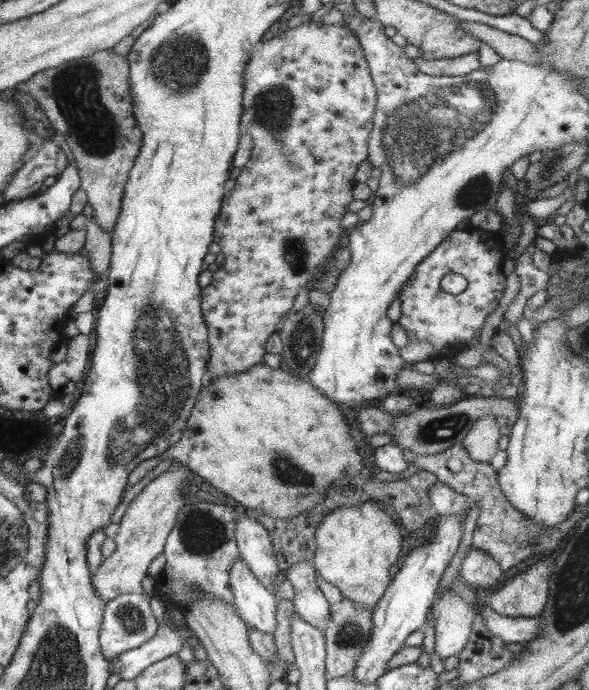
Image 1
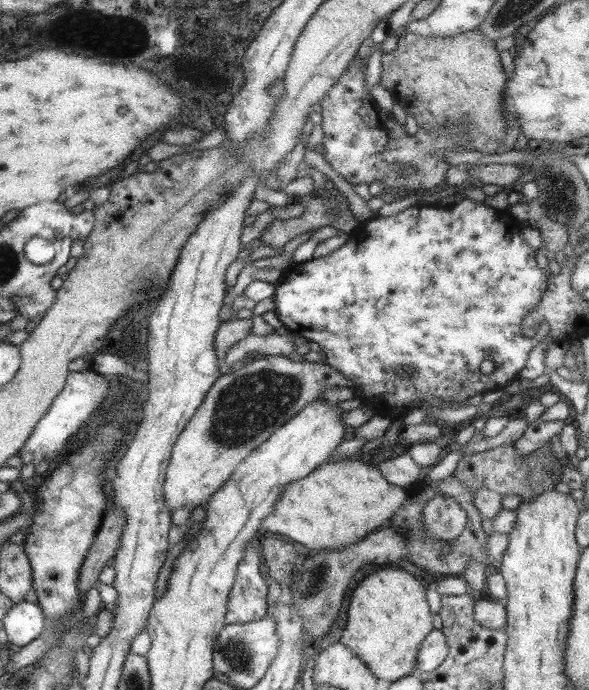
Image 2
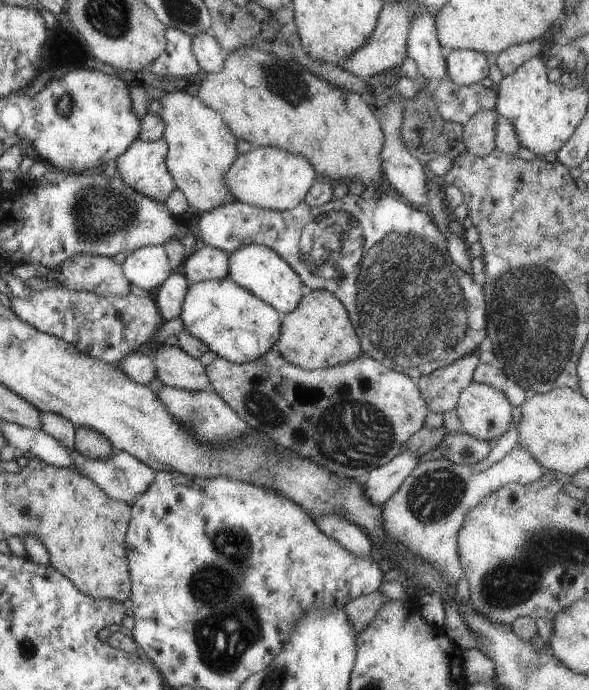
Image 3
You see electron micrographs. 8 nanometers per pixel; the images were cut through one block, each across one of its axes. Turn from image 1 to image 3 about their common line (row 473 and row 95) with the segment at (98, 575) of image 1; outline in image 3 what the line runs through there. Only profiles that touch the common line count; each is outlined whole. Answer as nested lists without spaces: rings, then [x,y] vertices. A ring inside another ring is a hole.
[[[184,91],[164,92],[158,102],[161,105],[158,118],[164,120],[163,137],[168,143],[166,166],[177,188],[186,195],[191,211],[197,216],[234,203],[224,178],[239,155],[238,139],[230,132],[221,114]]]

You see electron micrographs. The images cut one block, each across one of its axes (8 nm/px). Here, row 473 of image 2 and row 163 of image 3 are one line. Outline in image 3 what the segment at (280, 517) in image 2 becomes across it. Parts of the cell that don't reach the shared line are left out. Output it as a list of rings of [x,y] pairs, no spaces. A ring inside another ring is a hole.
[[[242,46],[238,48],[236,52],[229,52],[228,58],[224,60],[224,68],[217,73],[207,73],[205,75],[197,78],[199,83],[198,92],[196,92],[196,97],[200,98],[204,104],[208,104],[210,108],[216,110],[221,114],[221,117],[226,121],[230,132],[236,136],[238,140],[246,140],[252,144],[253,148],[259,146],[280,148],[280,150],[286,150],[290,154],[300,154],[304,158],[308,158],[308,162],[314,166],[316,170],[316,176],[321,176],[324,178],[330,178],[334,182],[351,183],[361,181],[364,189],[373,187],[378,190],[383,182],[382,174],[384,174],[382,169],[382,160],[380,158],[380,152],[384,148],[384,132],[380,126],[380,120],[377,120],[374,116],[374,109],[367,103],[368,99],[360,96],[360,94],[354,94],[354,92],[346,92],[330,82],[326,82],[324,78],[318,78],[315,74],[312,74],[310,70],[302,68],[300,64],[292,62],[292,60],[282,60],[274,54],[268,54],[268,52],[262,52],[258,50],[256,46]]]

